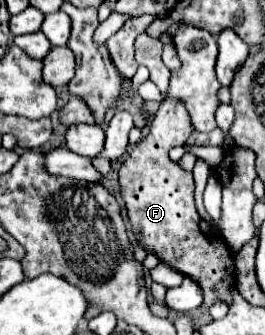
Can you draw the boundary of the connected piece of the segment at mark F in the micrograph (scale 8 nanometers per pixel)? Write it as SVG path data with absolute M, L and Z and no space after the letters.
M166 98L152 120L148 136L134 146L118 170L120 196L128 212L132 234L142 250L156 254L162 264L196 280L204 292L206 308L210 308L214 302L224 302L230 306L232 288L236 286L234 254L224 244L220 232L198 216L194 208L192 172L182 170L168 158L170 148L184 146L190 134L190 116L186 108L178 100Z

